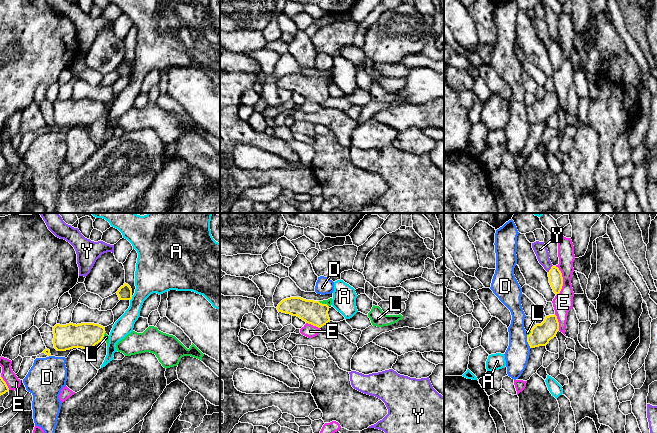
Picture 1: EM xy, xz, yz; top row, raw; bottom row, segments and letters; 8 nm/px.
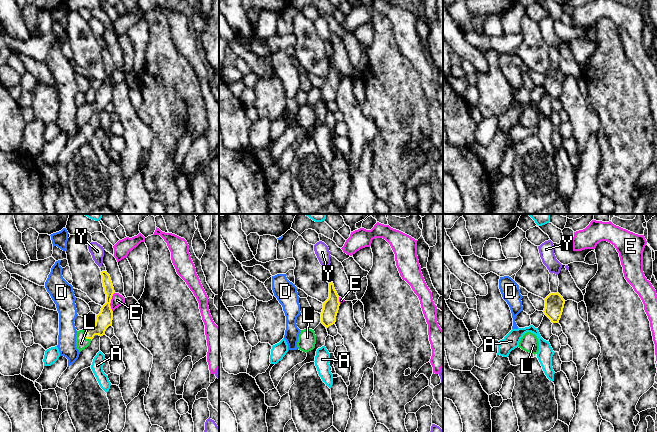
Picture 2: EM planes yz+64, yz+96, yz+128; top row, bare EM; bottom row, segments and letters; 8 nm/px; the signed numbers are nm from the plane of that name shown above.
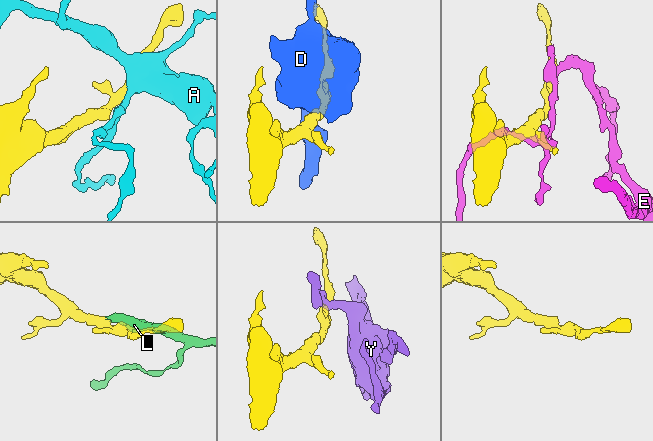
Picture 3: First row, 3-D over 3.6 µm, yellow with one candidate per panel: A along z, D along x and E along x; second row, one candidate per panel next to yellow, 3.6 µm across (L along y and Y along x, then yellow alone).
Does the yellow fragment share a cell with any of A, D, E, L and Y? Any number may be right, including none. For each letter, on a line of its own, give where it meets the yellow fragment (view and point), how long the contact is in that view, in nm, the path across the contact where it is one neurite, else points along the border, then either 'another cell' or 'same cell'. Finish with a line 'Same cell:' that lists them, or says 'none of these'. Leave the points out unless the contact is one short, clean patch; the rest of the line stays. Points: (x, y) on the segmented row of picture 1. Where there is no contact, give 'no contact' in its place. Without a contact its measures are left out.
A: xy (131, 298) | 40 nm | another cell
D: yz (527, 341) | 120 nm | another cell
E: yz (562, 280) | 240 nm | another cell
L: xz (323, 304) | 100 nm | across xz (315, 313), (323, 304), (329, 302) | same cell
Y: yz (550, 269) | 70 nm | along yz (552, 266), (548, 272) | another cell
Same cell: L

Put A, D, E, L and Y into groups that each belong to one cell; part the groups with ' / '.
A / D / E / L / Y

